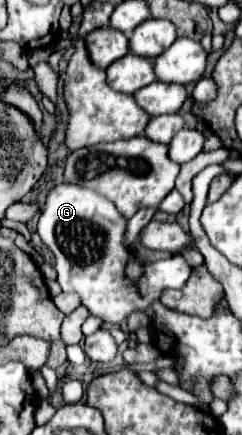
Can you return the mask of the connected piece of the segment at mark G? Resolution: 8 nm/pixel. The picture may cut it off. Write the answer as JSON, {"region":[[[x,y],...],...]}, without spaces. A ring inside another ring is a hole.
{"region":[[[62,182],[54,186],[46,198],[46,206],[38,220],[38,234],[52,250],[58,272],[58,284],[64,292],[80,296],[80,304],[88,312],[108,324],[124,322],[136,310],[148,310],[160,300],[160,292],[168,288],[184,288],[192,276],[184,256],[170,260],[144,262],[138,256],[128,256],[126,224],[116,204],[78,184]]]}

